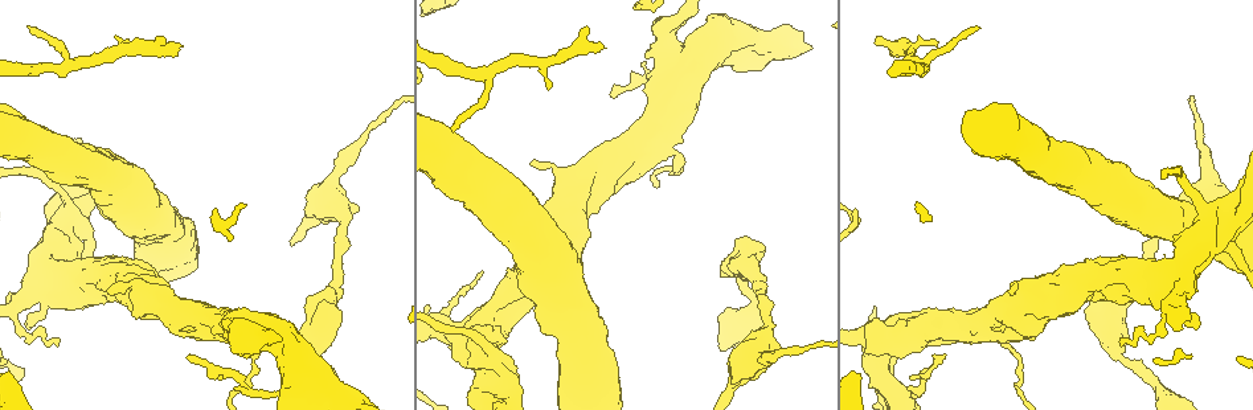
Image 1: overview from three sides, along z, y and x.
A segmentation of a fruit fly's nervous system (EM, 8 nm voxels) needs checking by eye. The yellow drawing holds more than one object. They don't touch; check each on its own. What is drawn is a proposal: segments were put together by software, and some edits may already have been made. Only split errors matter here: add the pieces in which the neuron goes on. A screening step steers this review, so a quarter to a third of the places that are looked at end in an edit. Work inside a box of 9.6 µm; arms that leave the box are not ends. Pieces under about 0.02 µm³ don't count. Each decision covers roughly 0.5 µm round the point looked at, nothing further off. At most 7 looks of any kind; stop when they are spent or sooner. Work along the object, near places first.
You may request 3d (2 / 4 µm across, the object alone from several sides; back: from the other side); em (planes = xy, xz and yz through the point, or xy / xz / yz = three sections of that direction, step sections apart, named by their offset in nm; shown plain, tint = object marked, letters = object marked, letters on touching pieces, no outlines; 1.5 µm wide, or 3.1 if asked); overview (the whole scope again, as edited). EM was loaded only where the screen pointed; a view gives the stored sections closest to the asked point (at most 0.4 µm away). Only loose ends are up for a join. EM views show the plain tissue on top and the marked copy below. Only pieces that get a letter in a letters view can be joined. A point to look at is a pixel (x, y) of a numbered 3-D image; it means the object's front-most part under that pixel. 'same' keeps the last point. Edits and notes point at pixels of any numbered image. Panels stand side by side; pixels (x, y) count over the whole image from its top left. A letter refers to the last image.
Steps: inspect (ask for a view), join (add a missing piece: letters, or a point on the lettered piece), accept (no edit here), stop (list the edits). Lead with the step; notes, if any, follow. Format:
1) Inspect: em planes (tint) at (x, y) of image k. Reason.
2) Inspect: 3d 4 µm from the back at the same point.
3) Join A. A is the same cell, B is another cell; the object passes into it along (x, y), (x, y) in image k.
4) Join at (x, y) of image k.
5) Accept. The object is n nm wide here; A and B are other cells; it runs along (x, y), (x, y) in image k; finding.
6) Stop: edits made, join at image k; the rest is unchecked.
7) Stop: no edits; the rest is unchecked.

Inspect: em planes (letters) at (943, 356) of image 1. End of a long branch.

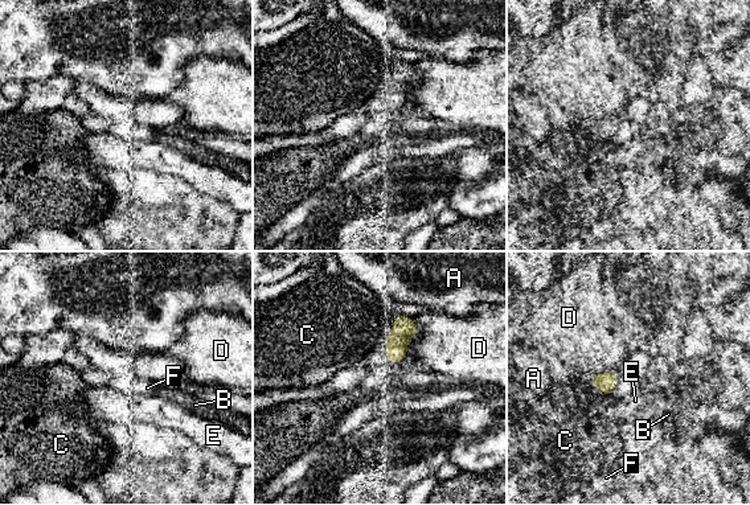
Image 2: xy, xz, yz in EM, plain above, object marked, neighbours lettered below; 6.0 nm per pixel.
Accept. A, B, C, D, E and F are other cells; no lettered piece goes on from it.

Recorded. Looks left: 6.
Inspect: em planes (letters) at (31, 26) of image 1. Thin end.

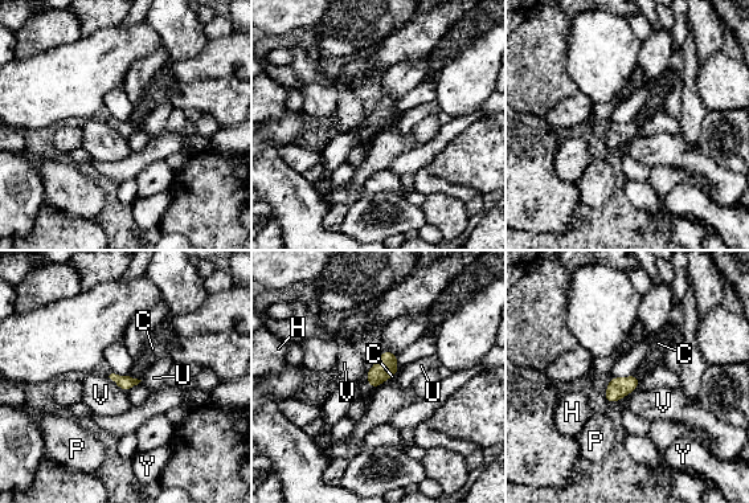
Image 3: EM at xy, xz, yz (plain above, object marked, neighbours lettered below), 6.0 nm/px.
Accept. The object is 90 nm wide here; C, H, P, U, V and Y are other cells; none of them fits.

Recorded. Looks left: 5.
Inspect: em xy step 8 (letters) at (879, 41) of image 1. An open end.

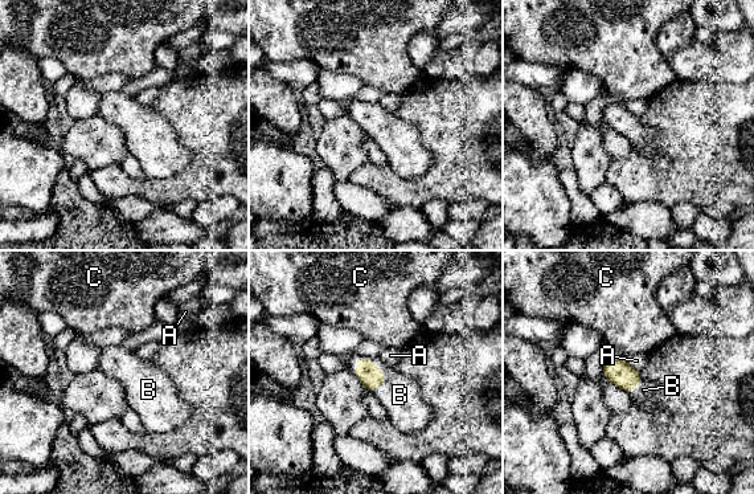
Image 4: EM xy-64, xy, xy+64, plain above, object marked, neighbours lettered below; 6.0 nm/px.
Inspect: em planes (letters) at the same point. Cut it another way.

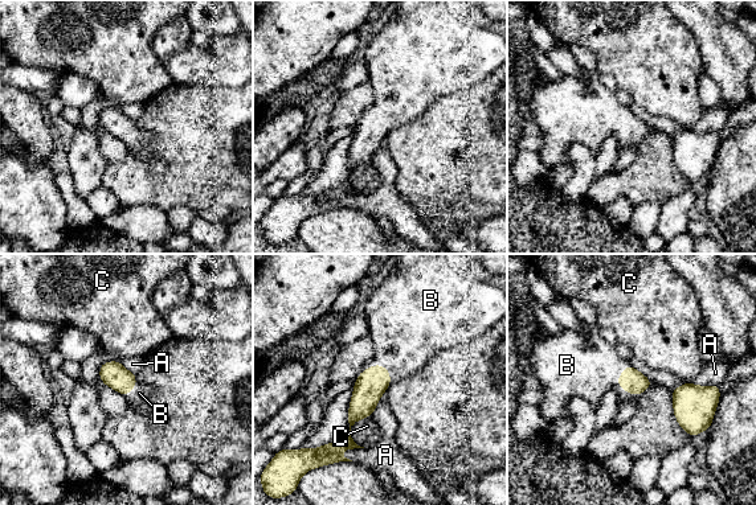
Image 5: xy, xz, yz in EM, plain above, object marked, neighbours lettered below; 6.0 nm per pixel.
Join B. The object is 140 nm wide here; B is the same cell, A and C are other cells; it goes on there.

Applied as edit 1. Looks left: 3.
Stop: edits made, join at image 5; the rest is unchecked.

